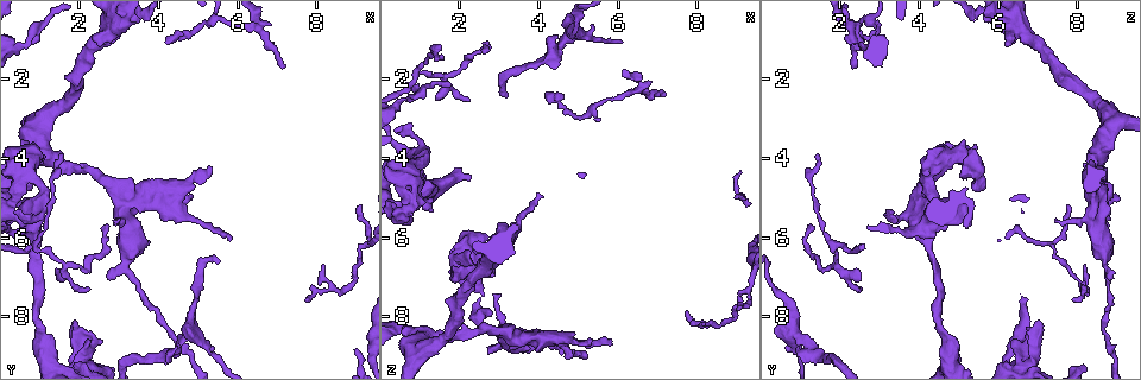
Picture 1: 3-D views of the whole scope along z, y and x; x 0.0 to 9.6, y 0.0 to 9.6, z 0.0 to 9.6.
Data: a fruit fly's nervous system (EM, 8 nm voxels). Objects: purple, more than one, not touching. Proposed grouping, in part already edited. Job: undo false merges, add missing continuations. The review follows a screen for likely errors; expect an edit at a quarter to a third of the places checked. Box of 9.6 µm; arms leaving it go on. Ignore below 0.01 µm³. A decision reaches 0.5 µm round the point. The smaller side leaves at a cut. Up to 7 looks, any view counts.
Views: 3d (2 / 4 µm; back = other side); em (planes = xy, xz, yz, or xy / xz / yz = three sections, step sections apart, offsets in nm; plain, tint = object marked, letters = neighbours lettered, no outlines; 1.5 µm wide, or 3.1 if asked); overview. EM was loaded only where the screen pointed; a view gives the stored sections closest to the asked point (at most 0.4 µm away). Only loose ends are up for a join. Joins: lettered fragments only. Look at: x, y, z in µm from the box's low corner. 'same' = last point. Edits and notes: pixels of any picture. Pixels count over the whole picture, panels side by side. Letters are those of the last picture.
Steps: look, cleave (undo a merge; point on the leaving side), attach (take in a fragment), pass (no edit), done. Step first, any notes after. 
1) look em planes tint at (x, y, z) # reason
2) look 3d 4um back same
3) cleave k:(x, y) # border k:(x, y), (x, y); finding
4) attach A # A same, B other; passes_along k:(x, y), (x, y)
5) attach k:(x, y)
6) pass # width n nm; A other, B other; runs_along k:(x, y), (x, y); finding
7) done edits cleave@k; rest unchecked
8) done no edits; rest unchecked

look 3d 2um at (4.10, 1.05, 2.35) # an open end

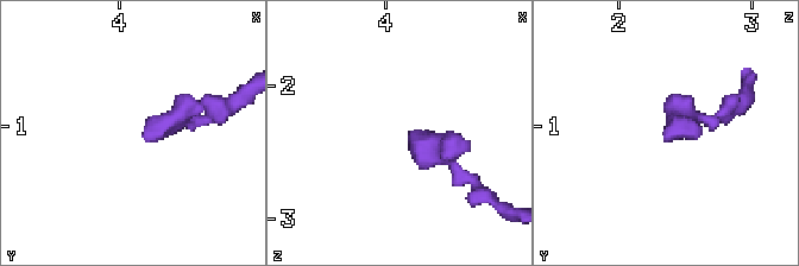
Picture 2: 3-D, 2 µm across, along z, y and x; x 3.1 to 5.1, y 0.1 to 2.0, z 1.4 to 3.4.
look em planes letters at (4.16, 1.10, 2.38)

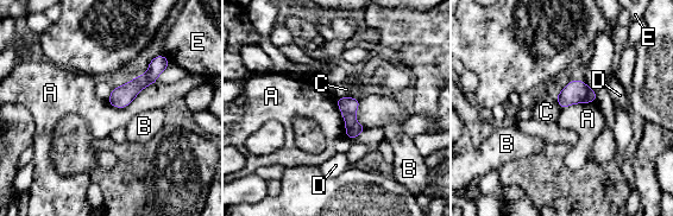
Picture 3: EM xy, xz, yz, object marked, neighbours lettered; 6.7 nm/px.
pass # A other, B other, C other, D other, E other; none of them fits

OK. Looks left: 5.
look 3d 4um at (9.05, 5.25, 7.75) # an open end

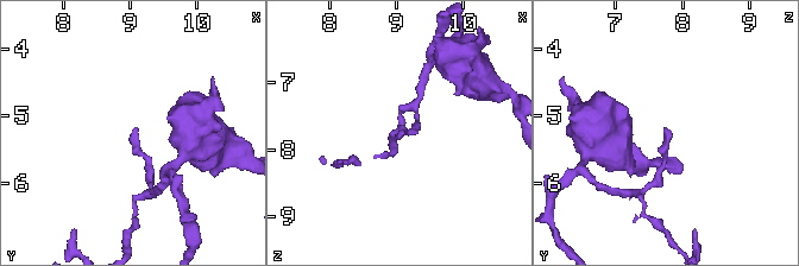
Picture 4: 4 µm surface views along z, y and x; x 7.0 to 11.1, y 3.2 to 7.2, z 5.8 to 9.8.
look em planes letters at (9.10, 5.20, 7.80)

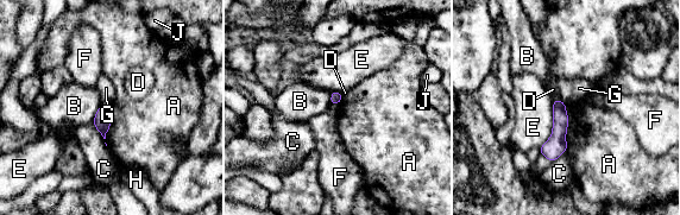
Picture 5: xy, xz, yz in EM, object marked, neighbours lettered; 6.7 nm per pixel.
pass # width 80 nm; A other, B other, C other, D other, E other, F other, G other, H other, J other; border 5:(339, 102), (329, 105); none of them fits

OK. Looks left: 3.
look 3d 4um at (1.90, 8.05, 7.00) # free end

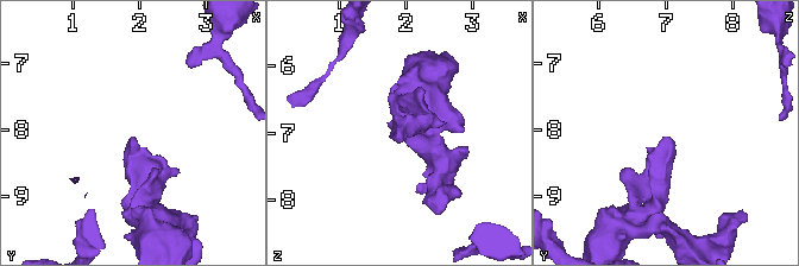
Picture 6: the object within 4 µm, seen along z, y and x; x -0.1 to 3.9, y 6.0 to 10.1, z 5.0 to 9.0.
look em planes letters at (1.90, 8.10, 7.05)

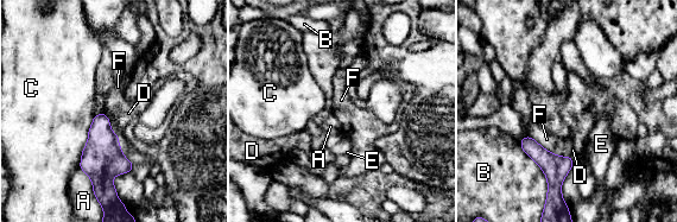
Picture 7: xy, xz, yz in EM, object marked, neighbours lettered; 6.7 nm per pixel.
pass # width 180 nm; A other, B other, C other, D other, E other, F other; no lettered fragment goes on from it

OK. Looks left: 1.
done no edits; rest unchecked

